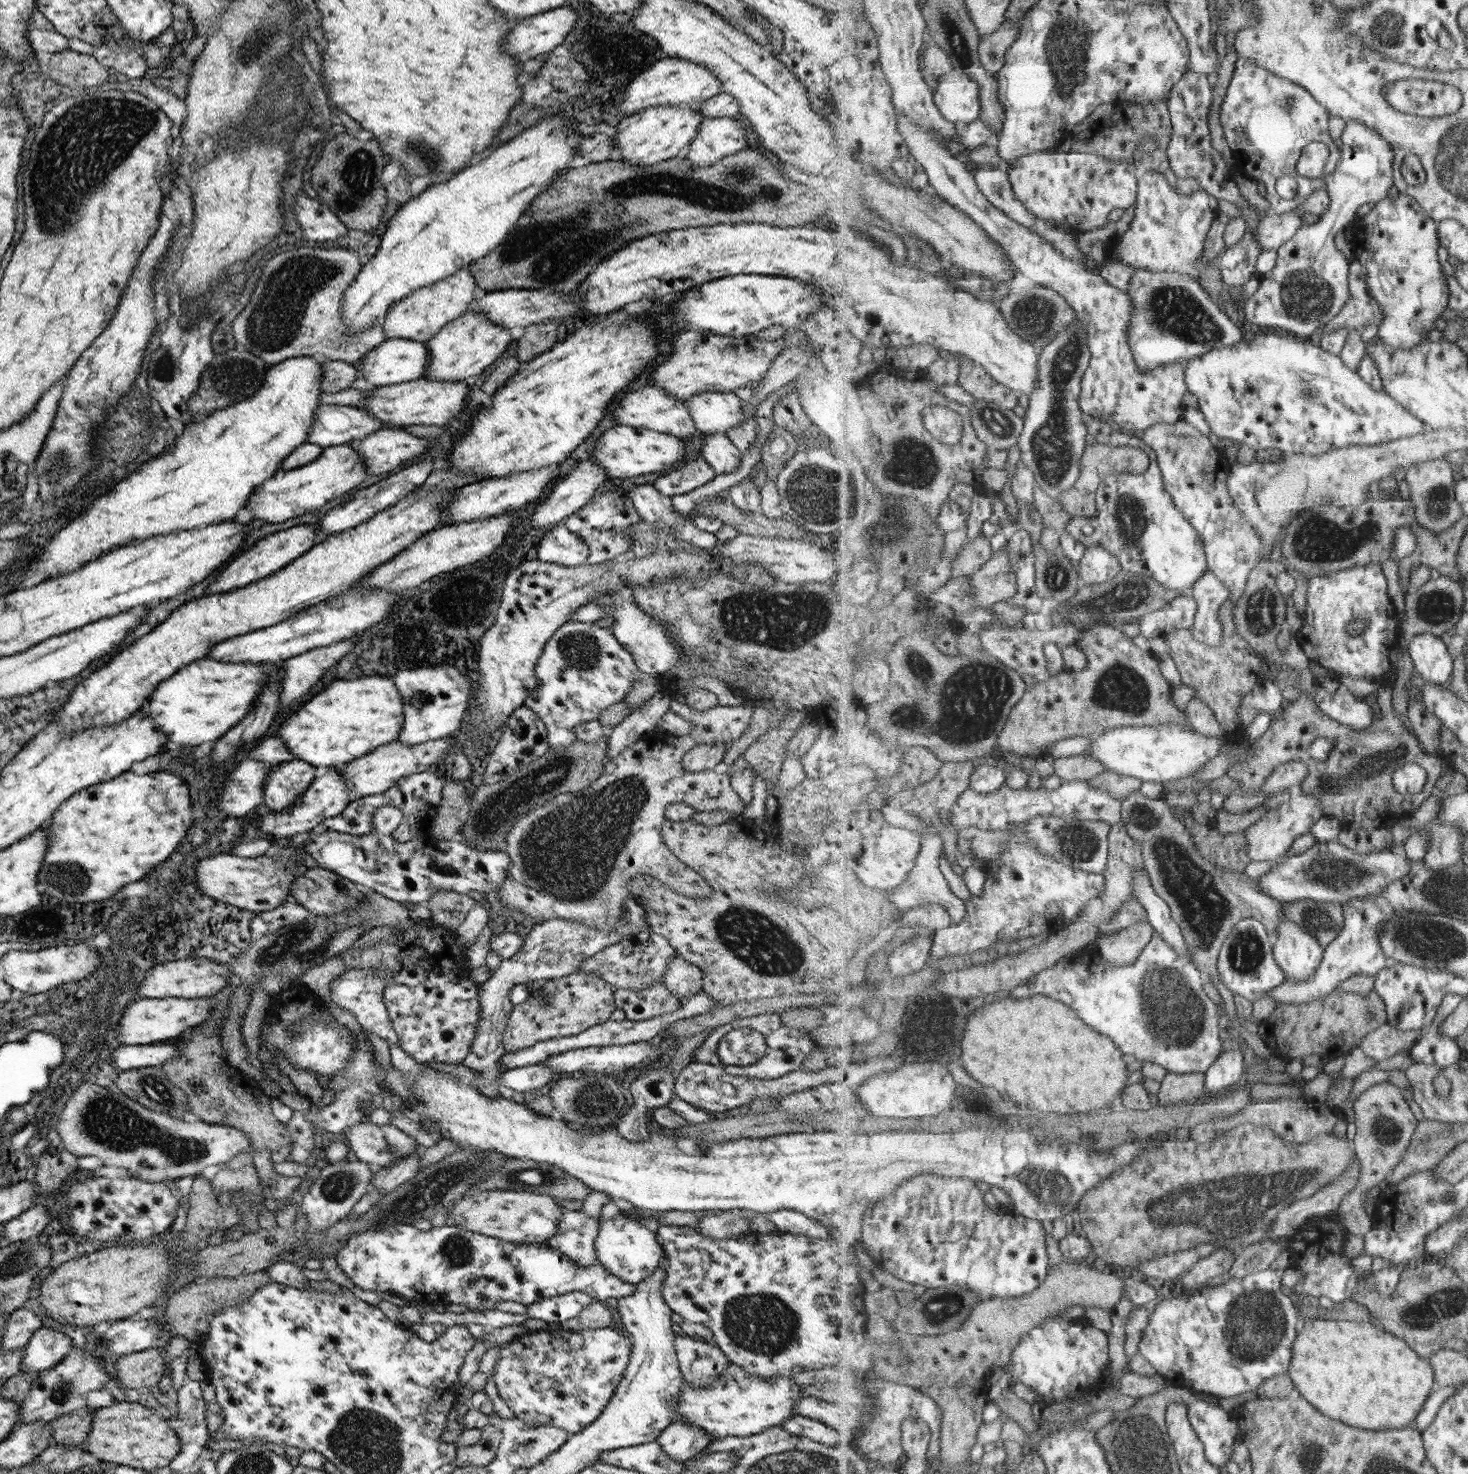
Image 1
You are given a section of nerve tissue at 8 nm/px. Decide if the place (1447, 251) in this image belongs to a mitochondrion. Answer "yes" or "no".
no

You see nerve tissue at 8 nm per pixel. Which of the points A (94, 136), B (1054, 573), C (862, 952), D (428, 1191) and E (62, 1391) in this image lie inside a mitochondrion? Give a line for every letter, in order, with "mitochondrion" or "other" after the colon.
A: mitochondrion
B: mitochondrion
C: other
D: mitochondrion
E: mitochondrion

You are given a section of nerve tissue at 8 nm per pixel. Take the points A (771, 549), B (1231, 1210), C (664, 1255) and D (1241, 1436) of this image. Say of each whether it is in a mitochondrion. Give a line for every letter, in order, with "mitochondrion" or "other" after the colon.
A: other
B: mitochondrion
C: other
D: other

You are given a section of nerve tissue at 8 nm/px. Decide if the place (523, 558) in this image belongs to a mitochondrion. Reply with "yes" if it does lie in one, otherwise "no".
no

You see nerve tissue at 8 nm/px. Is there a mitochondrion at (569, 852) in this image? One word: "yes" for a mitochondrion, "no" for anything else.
yes

